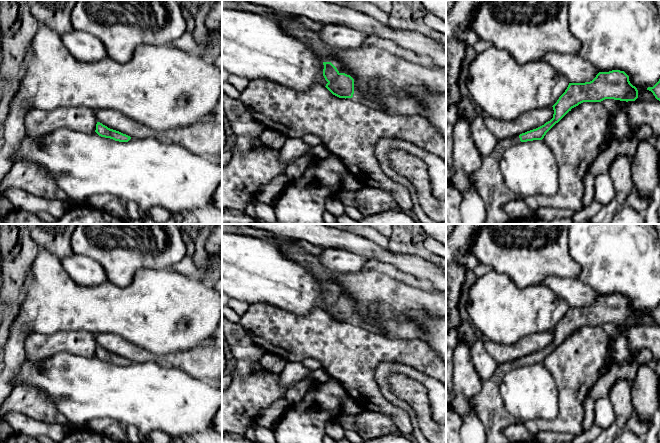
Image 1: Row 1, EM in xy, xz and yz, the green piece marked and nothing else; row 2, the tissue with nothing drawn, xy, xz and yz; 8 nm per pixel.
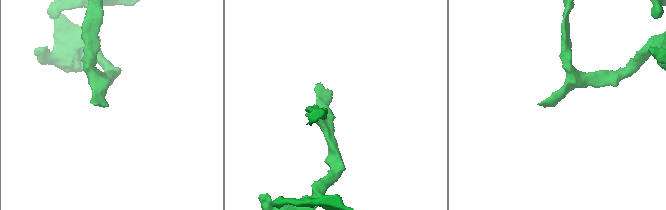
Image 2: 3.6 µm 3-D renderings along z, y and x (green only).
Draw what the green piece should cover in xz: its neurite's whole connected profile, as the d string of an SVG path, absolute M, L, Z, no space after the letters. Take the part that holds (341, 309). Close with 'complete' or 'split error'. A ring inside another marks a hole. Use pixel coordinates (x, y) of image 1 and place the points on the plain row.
M333 280L322 283L324 293L323 300L328 306L326 312L339 322L352 322L354 318L354 303L347 293L341 290L341 286Z; split error

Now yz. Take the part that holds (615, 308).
M620 294L599 296L590 306L569 307L565 316L552 330L554 338L550 345L512 362L498 364L495 373L483 383L481 393L469 399L473 414L485 428L486 443L509 443L504 430L519 422L505 410L499 392L499 385L507 372L522 366L542 364L572 332L583 326L601 326L605 323L628 326L637 322L637 312L630 307L629 300Z; split error

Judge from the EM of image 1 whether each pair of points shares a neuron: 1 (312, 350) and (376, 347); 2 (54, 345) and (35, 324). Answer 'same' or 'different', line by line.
1: same
2: different

